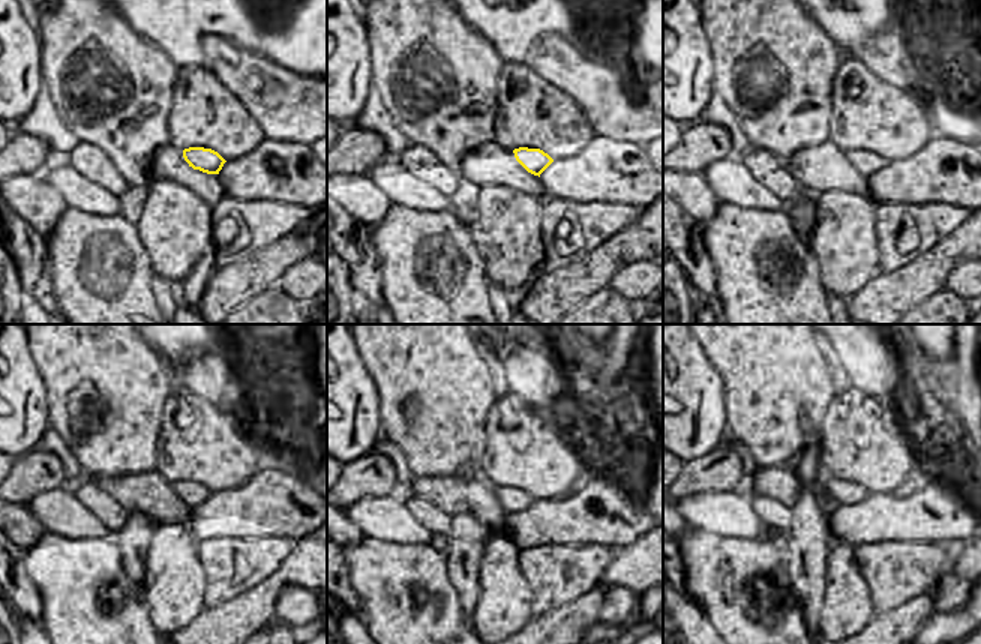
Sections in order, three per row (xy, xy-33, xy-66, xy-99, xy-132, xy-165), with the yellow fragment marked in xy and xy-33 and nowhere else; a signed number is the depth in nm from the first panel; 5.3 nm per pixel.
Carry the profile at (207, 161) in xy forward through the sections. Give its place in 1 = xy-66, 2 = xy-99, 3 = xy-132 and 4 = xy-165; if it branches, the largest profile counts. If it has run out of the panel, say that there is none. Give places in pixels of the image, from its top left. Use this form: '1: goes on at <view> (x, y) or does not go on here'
1: goes on at xy-66 (867, 162)
2: goes on at xy-99 (191, 494)
3: goes on at xy-132 (513, 500)
4: goes on at xy-165 (842, 491)

